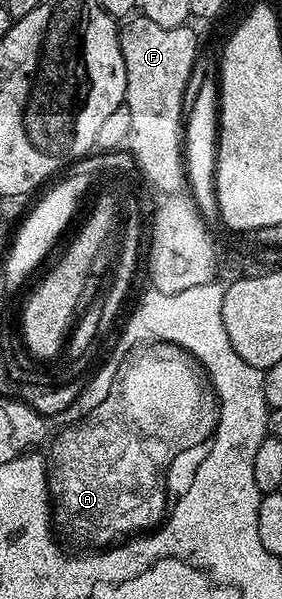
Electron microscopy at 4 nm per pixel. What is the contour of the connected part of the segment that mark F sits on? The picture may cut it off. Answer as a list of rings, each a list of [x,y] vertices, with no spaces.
[[[142,16],[128,17],[119,26],[127,77],[125,105],[129,108],[131,129],[127,146],[143,182],[148,187],[163,190],[164,195],[182,191],[185,186],[183,97],[190,73],[201,54],[199,38],[189,27],[184,24],[177,28],[161,28],[161,24],[153,24],[153,20]]]

